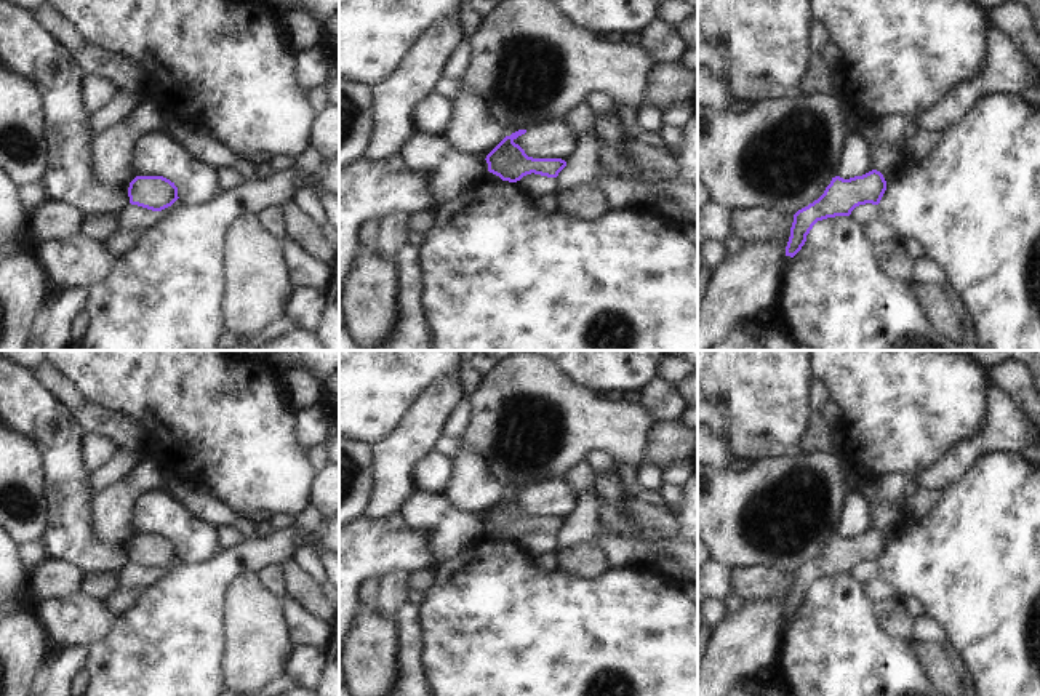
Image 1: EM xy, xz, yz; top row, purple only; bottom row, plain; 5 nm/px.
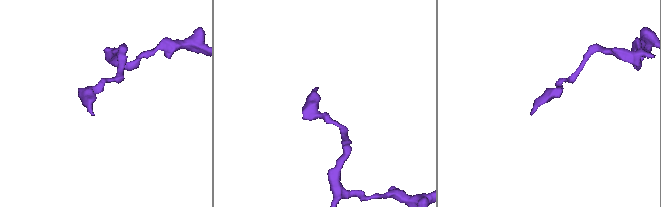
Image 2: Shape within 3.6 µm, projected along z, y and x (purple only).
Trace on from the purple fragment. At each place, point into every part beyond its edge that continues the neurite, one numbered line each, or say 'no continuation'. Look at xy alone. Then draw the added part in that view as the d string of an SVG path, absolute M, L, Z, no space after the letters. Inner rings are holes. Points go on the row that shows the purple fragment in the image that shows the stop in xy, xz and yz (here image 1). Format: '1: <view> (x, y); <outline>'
no continuation

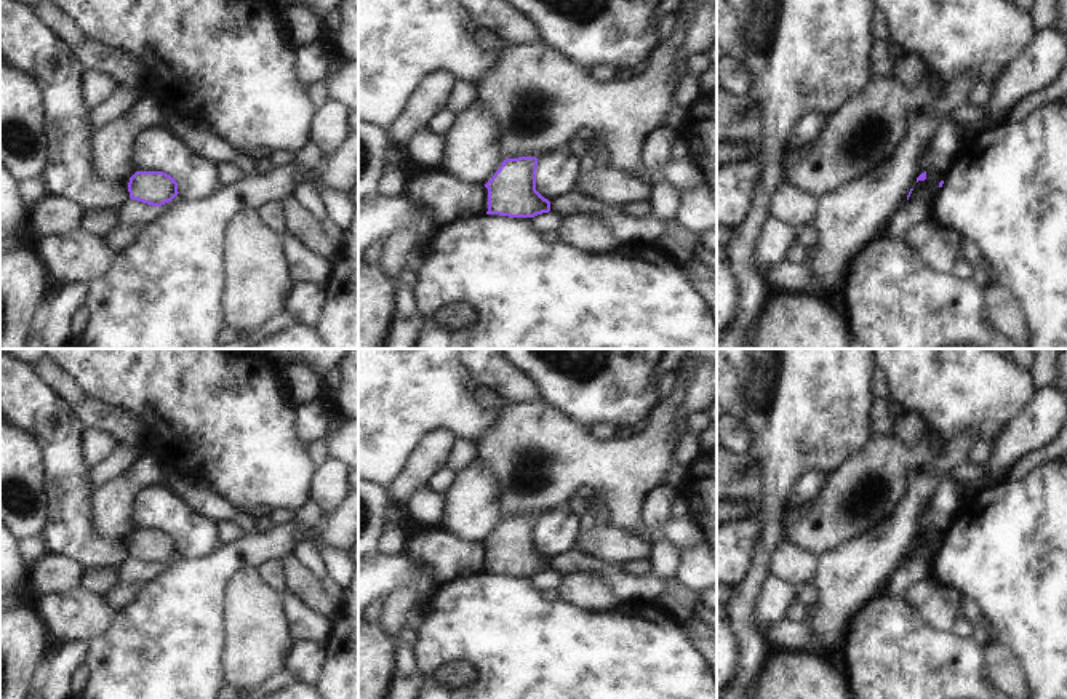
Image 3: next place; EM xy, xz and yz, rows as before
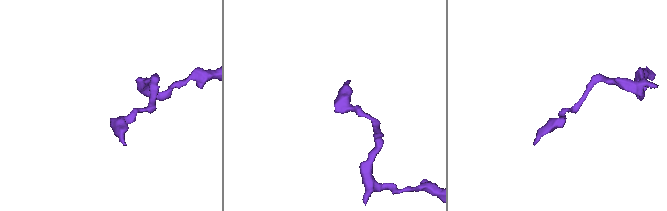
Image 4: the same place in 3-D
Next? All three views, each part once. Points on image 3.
no continuation

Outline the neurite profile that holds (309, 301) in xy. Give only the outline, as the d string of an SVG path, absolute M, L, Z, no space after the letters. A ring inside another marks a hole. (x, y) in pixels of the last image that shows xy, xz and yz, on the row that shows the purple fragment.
M298 283L286 312L296 314L304 325L320 325L328 307L328 288L317 283Z

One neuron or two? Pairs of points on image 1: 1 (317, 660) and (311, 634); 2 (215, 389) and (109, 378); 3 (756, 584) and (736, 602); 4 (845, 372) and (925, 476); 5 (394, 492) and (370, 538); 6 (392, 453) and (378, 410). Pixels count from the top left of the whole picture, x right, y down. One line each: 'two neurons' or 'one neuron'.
1: two neurons
2: one neuron
3: two neurons
4: two neurons
5: two neurons
6: two neurons

